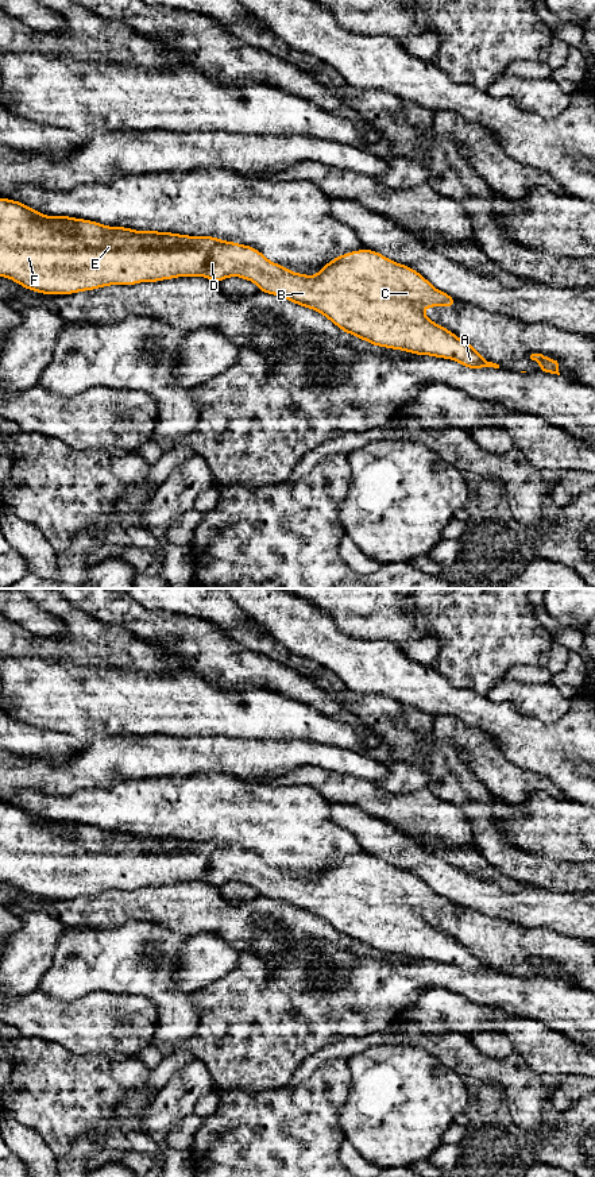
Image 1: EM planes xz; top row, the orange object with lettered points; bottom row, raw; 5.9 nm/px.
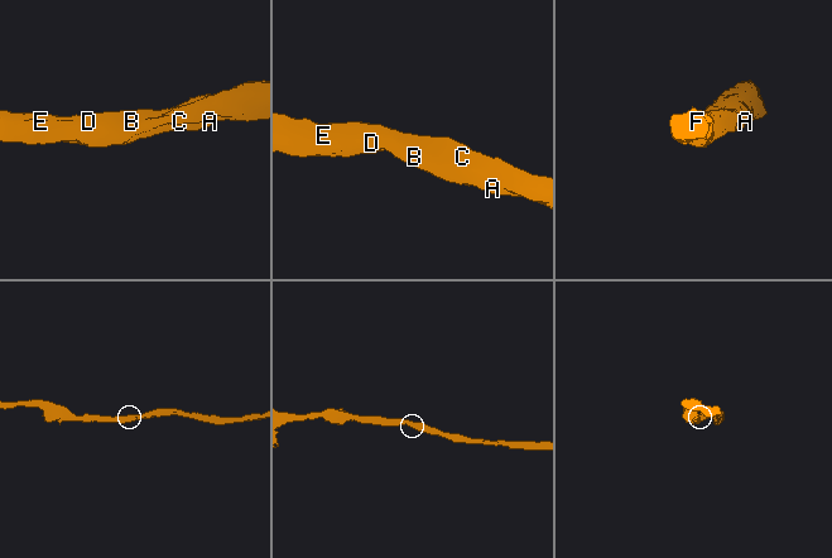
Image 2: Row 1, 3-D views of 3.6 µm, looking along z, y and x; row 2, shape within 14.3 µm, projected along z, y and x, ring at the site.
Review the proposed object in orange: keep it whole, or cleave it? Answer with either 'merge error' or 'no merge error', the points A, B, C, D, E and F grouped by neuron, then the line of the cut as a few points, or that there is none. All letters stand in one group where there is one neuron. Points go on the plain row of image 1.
no merge error; A B C D E F; no cut

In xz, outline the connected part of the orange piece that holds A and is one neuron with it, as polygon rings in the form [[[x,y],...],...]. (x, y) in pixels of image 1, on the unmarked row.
[[[0,803],[0,881],[24,894],[57,900],[177,881],[205,881],[217,888],[240,881],[256,888],[262,898],[283,902],[324,919],[343,937],[376,952],[452,964],[465,973],[499,973],[499,969],[476,957],[471,948],[424,919],[424,912],[453,912],[457,907],[453,902],[437,895],[414,873],[368,853],[336,861],[312,881],[268,865],[251,850],[216,841],[135,836],[72,821],[46,821],[20,806]]]

